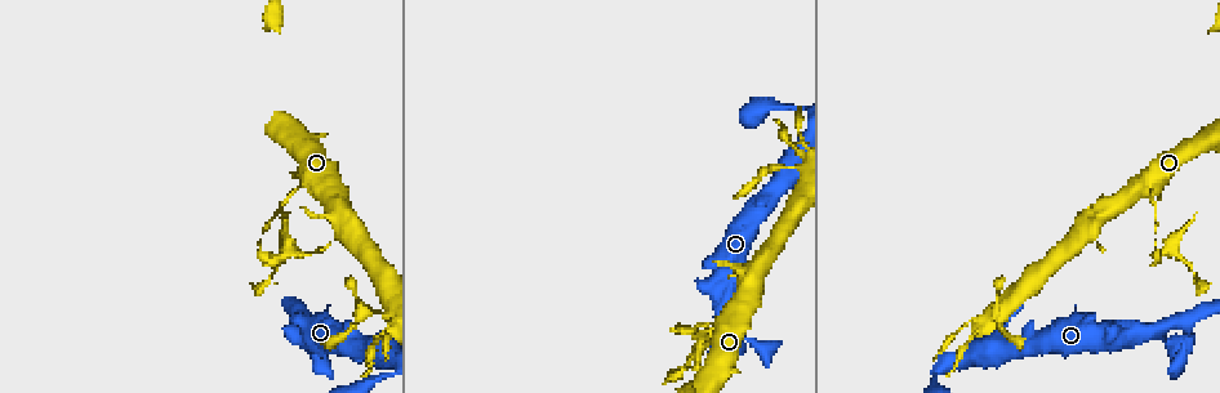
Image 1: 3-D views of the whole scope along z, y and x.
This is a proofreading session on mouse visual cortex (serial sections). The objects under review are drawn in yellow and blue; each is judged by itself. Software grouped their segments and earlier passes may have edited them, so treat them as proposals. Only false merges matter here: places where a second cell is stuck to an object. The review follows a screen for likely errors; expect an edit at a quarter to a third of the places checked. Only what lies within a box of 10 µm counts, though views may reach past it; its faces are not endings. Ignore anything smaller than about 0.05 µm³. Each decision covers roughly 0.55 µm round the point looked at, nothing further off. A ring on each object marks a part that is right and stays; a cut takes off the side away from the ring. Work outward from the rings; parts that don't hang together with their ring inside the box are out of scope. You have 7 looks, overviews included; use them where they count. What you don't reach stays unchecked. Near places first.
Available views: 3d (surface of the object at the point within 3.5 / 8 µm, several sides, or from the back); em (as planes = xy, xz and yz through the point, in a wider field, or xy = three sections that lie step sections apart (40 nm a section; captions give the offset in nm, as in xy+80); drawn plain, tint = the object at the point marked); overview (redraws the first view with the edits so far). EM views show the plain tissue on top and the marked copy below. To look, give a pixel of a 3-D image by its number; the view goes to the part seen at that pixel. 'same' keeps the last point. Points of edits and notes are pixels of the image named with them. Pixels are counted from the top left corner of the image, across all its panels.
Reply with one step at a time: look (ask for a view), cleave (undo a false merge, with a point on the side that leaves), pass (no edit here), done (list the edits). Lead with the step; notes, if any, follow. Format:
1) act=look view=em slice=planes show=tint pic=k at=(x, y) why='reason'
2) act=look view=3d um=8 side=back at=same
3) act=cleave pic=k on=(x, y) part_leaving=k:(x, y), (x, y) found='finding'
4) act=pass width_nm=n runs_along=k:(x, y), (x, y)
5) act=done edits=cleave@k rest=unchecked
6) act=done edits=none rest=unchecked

act=look view=3d um=3.5 pic=1 at=(271, 217) why='a narrow waist'

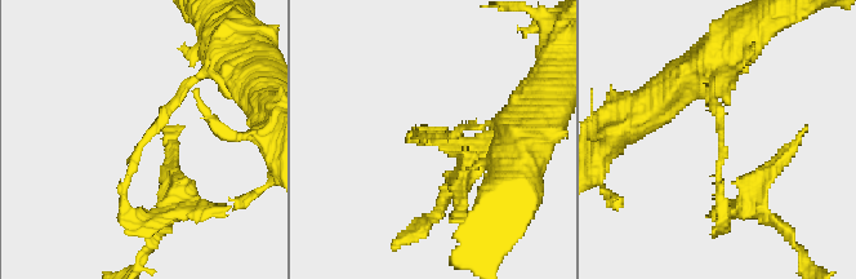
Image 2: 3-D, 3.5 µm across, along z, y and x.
act=look view=em slice=xy step=5 show=tint pic=2 at=(433, 136) why='need the tissue'

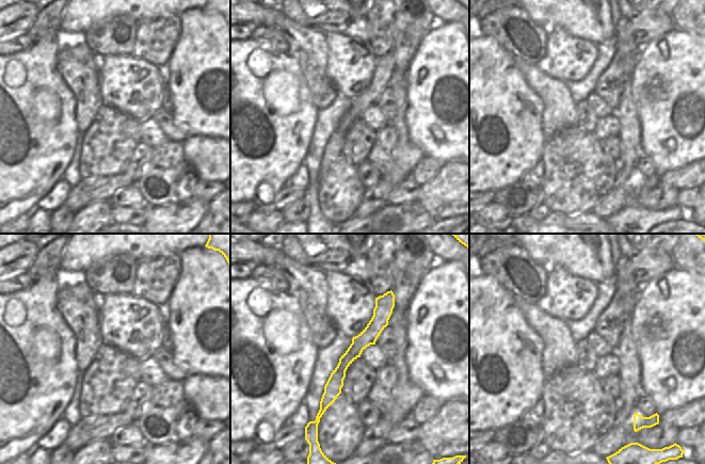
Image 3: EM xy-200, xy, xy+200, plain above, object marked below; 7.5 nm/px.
act=look view=em slice=xy step=1 show=tint at=same why='cut it another way'

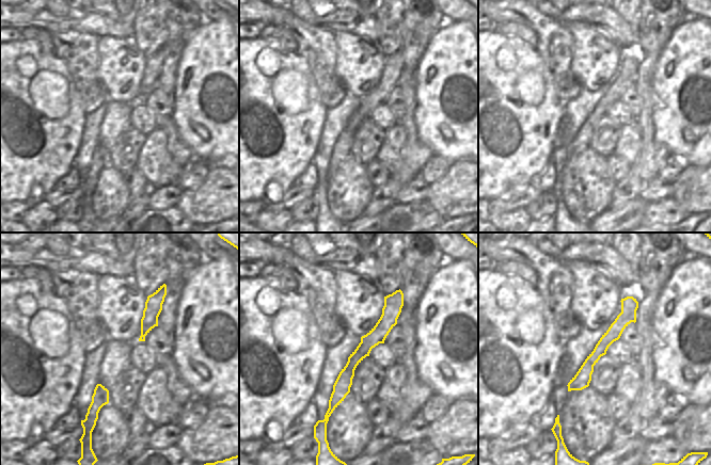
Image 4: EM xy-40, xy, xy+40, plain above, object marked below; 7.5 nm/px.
act=pass arm_widths_nm=100,100 runs_along=2:(199, 75), (136, 151), (124, 194), (136, 218) found='continuous, no second cell'

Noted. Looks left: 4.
act=look view=3d um=3.5 pic=1 at=(1187, 321)

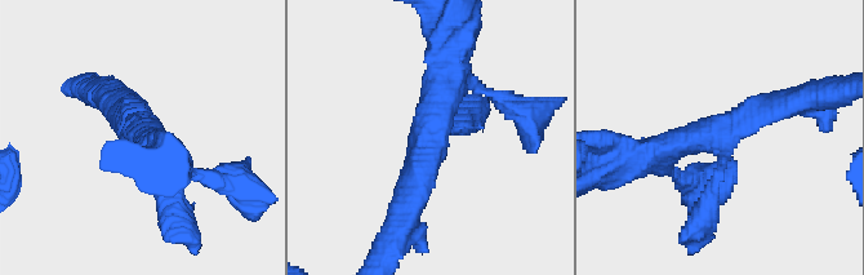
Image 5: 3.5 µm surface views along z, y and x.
act=look view=em slice=planes show=tint pic=5 at=(433, 132) why='now the EM'

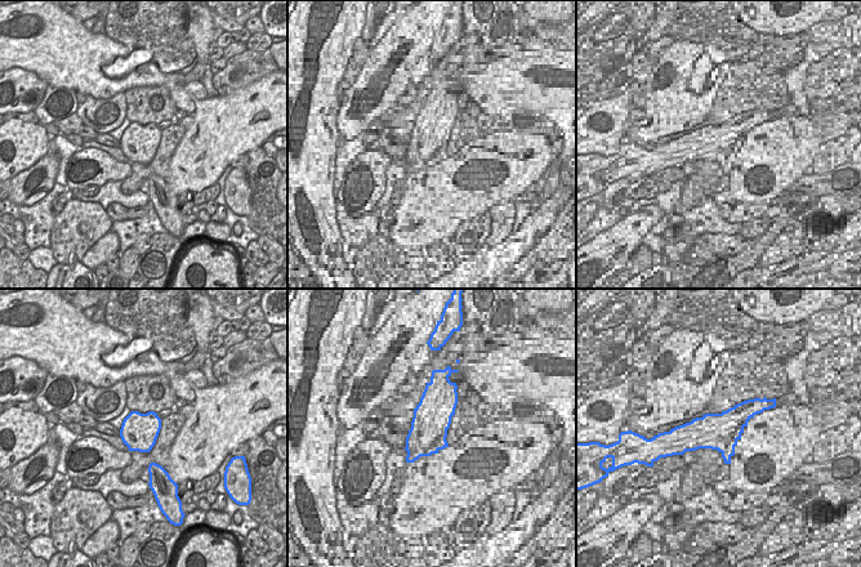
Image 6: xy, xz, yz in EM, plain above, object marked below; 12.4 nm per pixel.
act=pass arm_widths_nm=250,300,400 runs_along=5:(642, 158), (784, 102) found='one cell here'

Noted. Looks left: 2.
act=look view=3d um=3.5 pic=1 at=(992, 314) why='abrupt turn'

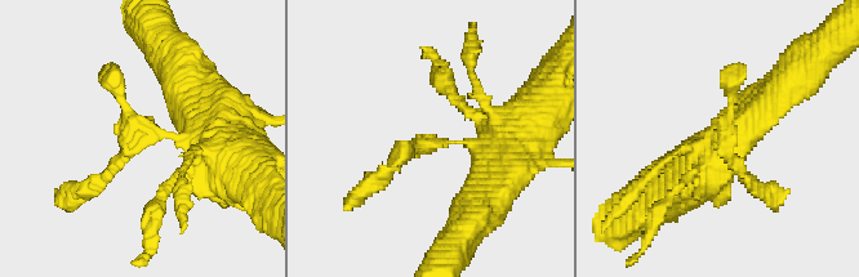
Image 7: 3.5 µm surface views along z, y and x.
act=look view=em slice=xy step=1 show=tint pic=7 at=(450, 141)

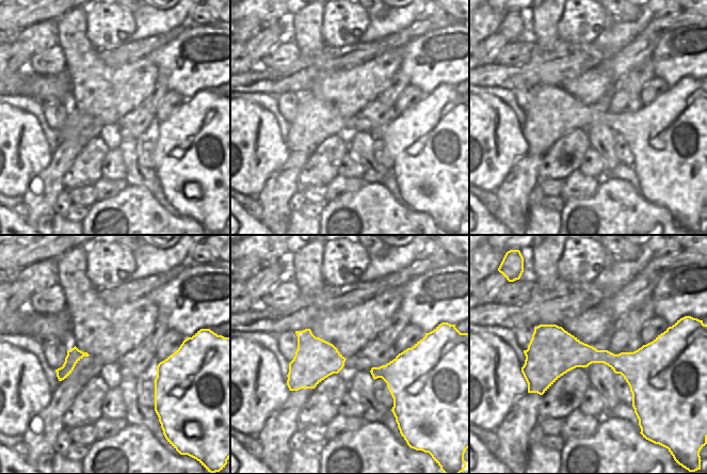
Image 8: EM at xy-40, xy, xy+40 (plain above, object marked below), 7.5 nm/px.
act=pass runs_along=8:(659, 348), (524, 369) found='one cell here'

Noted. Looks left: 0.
act=done edits=none rest=unchecked

